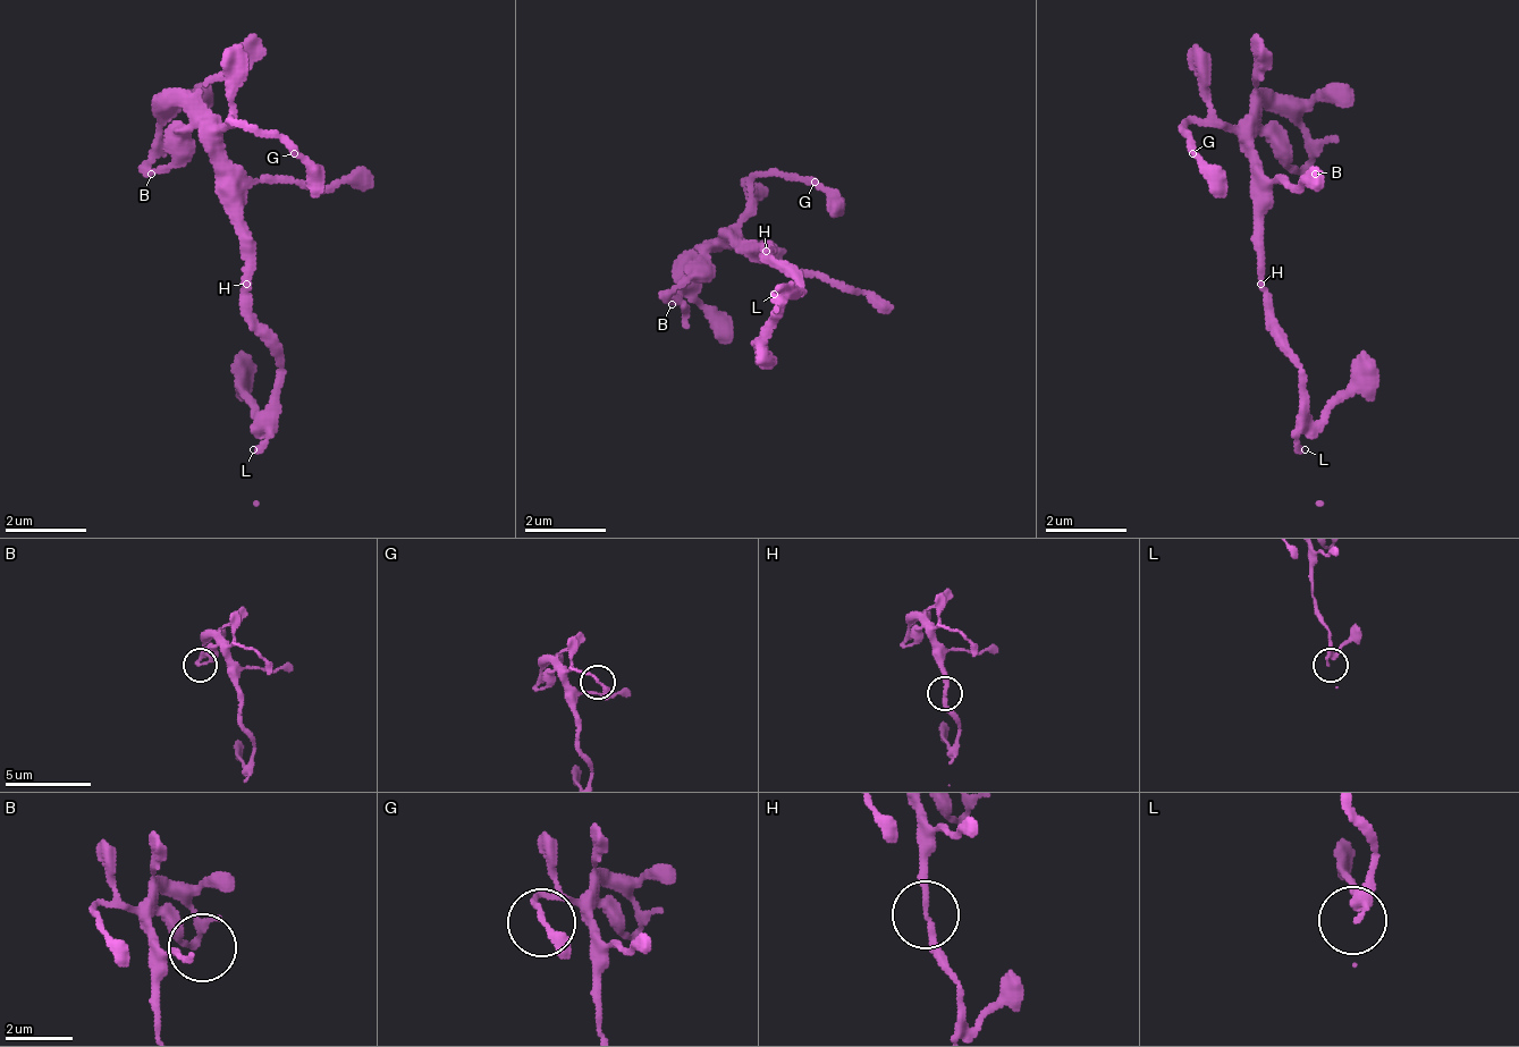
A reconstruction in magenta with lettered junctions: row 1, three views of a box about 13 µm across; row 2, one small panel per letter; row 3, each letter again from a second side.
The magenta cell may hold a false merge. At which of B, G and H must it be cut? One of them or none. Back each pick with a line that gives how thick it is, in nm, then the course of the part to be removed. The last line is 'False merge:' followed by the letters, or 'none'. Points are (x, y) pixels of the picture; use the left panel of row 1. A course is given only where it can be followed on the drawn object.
False merge: none

